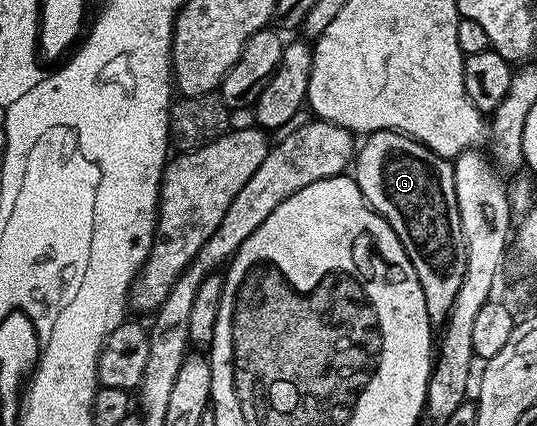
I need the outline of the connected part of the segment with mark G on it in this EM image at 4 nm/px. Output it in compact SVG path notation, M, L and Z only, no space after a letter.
M373 132L367 140L358 145L357 155L353 160L353 179L361 190L368 204L389 222L397 234L425 294L425 310L429 310L432 325L443 326L447 316L457 302L457 290L461 290L465 278L465 238L461 232L461 214L455 189L455 166L446 156L438 156L429 150L420 140L414 140L402 132Z

